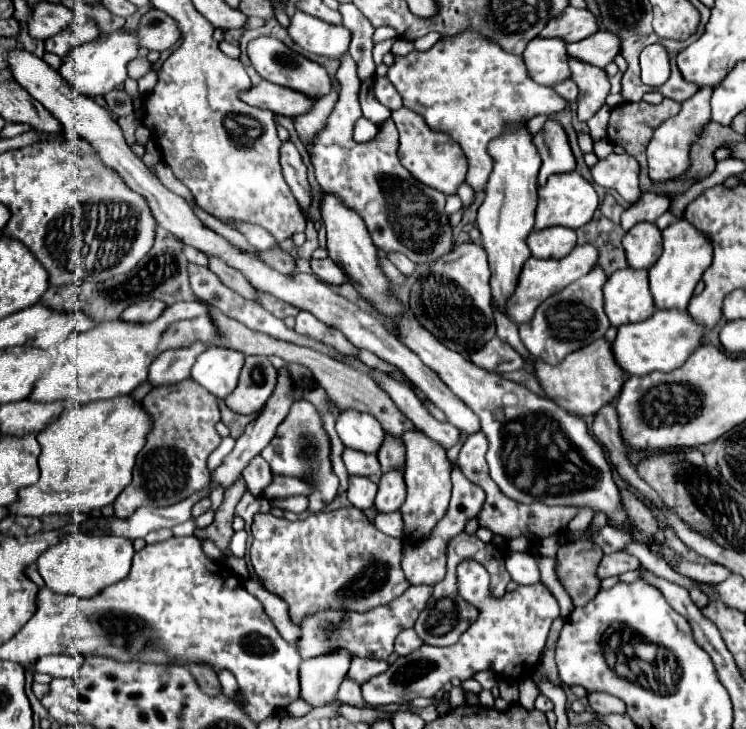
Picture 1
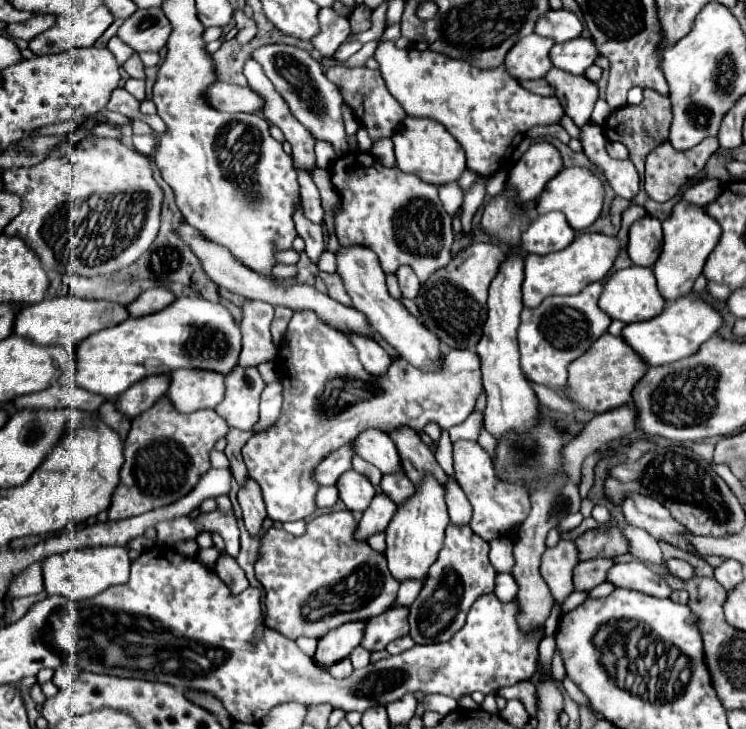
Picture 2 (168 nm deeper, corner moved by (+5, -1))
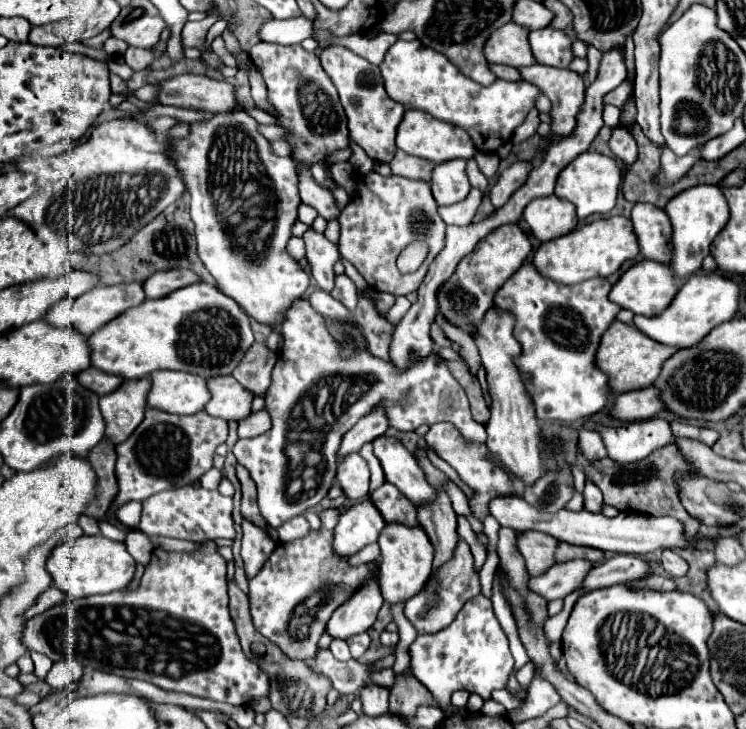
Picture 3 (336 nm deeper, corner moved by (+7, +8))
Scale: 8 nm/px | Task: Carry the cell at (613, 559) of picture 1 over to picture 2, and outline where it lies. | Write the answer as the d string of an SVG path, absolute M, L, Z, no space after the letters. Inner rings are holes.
M596 557L596 559L590 559L590 561L582 561L574 569L576 591L590 591L596 585L600 585L602 581L606 581L608 569L612 565L614 565L614 559L606 559L606 557Z

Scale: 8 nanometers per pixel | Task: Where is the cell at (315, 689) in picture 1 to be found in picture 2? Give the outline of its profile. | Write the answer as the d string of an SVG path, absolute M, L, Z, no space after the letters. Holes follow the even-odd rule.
M346 623L326 633L326 637L318 639L318 647L312 657L314 663L318 667L328 669L334 663L346 659L352 653L352 649L358 647L362 641L362 625L364 623Z

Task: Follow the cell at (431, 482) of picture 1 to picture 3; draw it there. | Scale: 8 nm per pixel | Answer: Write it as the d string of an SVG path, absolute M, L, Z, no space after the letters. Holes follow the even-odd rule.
M386 524L384 530L380 532L380 558L382 564L378 568L380 572L380 590L382 590L382 598L386 604L398 604L398 602L406 602L412 596L420 594L424 584L428 582L430 574L432 574L432 544L428 544L428 536L424 536L424 530L418 528L404 528L402 524Z

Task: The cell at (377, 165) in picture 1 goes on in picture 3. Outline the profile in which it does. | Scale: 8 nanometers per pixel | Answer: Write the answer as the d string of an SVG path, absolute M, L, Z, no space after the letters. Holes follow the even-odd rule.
M378 172L362 176L358 180L356 202L346 204L338 222L342 228L338 244L340 256L348 260L364 276L364 280L380 292L400 296L414 292L422 284L428 264L444 248L446 224L438 216L438 206L432 198L430 186L422 180L408 180L402 176L384 178ZM414 240L424 240L430 246L428 260L414 274L402 274L396 268L396 258Z

